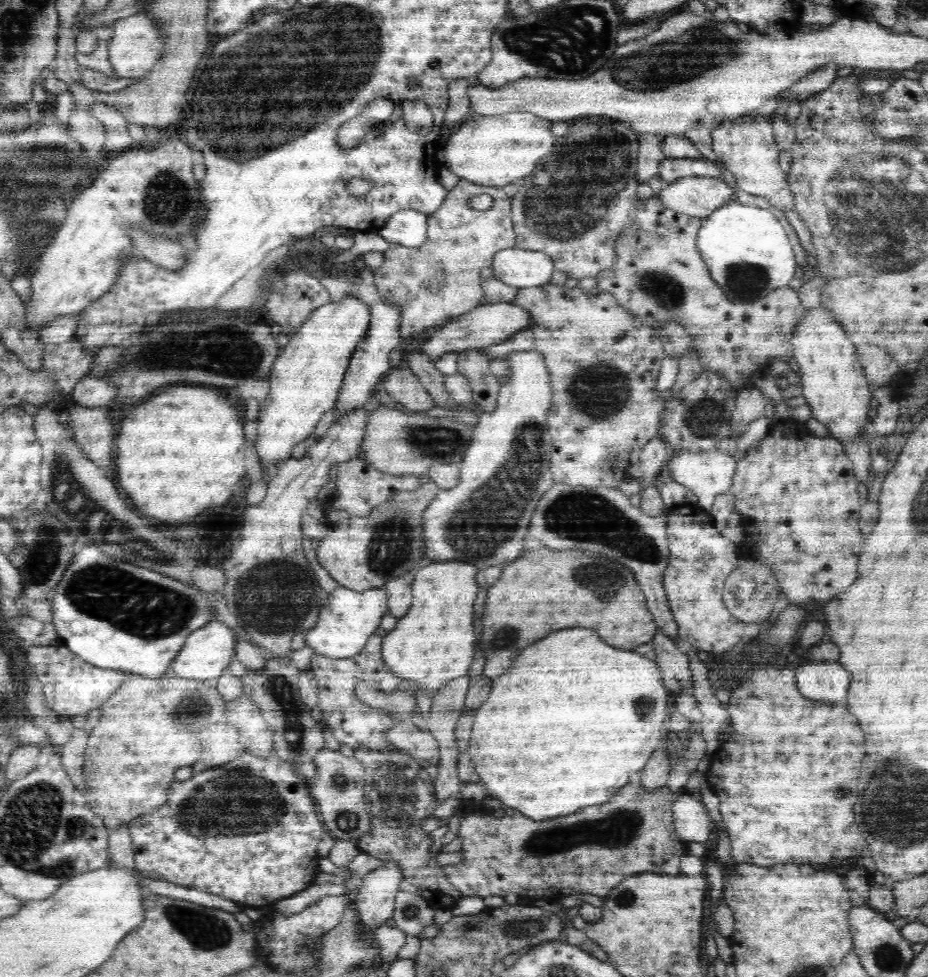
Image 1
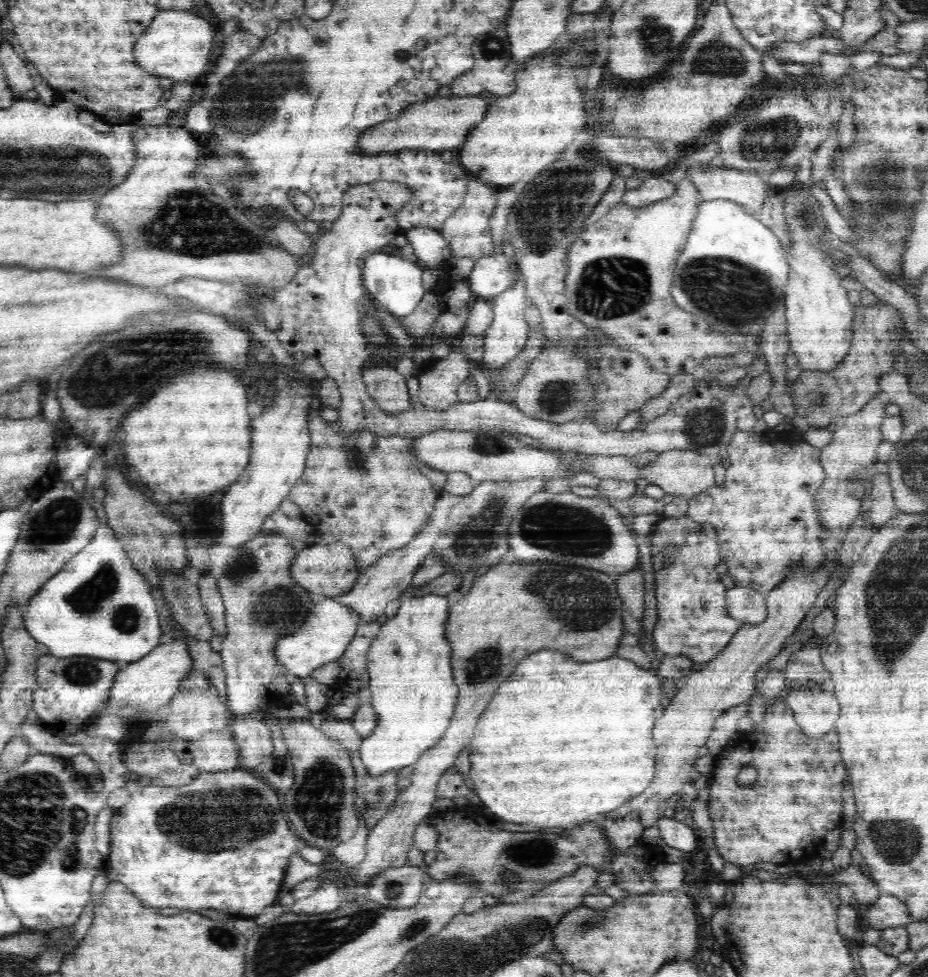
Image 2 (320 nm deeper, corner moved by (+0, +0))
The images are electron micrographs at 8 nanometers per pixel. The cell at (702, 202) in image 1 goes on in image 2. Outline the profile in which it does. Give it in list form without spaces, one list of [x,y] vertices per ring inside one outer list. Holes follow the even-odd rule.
[[[648,178],[643,181],[640,188],[627,190],[621,196],[621,203],[628,206],[646,206],[670,198],[676,192],[675,184],[660,178]]]

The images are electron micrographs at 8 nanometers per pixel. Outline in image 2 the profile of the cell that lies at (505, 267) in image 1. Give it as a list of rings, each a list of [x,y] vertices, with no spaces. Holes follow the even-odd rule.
[[[490,254],[474,262],[465,280],[473,297],[490,301],[515,283],[516,273],[504,254]]]

